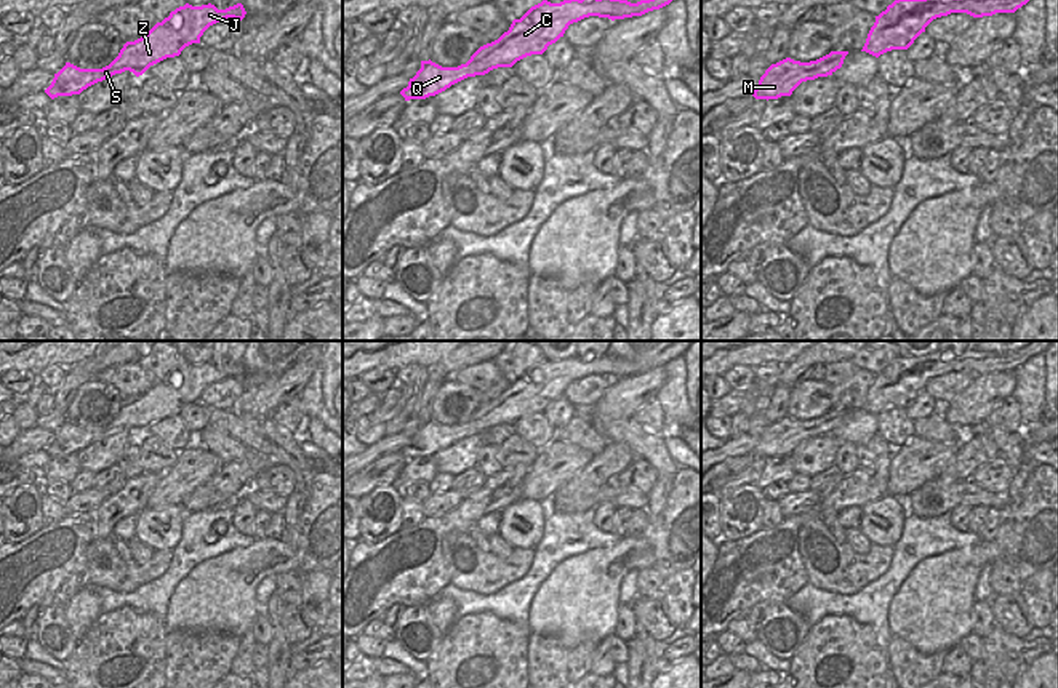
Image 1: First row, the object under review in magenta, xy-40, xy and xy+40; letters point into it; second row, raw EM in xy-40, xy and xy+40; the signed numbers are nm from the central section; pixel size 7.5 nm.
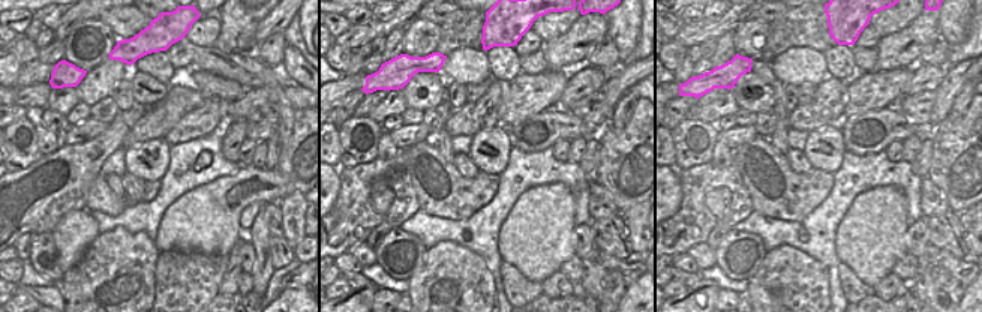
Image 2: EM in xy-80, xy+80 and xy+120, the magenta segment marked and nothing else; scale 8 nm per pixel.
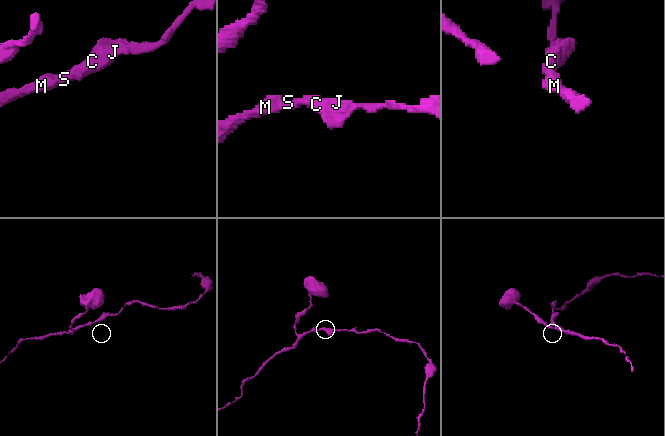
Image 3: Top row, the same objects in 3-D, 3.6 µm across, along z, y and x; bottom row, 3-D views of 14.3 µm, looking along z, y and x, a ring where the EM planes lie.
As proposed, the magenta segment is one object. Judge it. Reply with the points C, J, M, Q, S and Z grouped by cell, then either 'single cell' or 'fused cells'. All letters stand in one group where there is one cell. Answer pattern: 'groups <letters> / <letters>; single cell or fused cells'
groups C J M Q S Z; single cell

